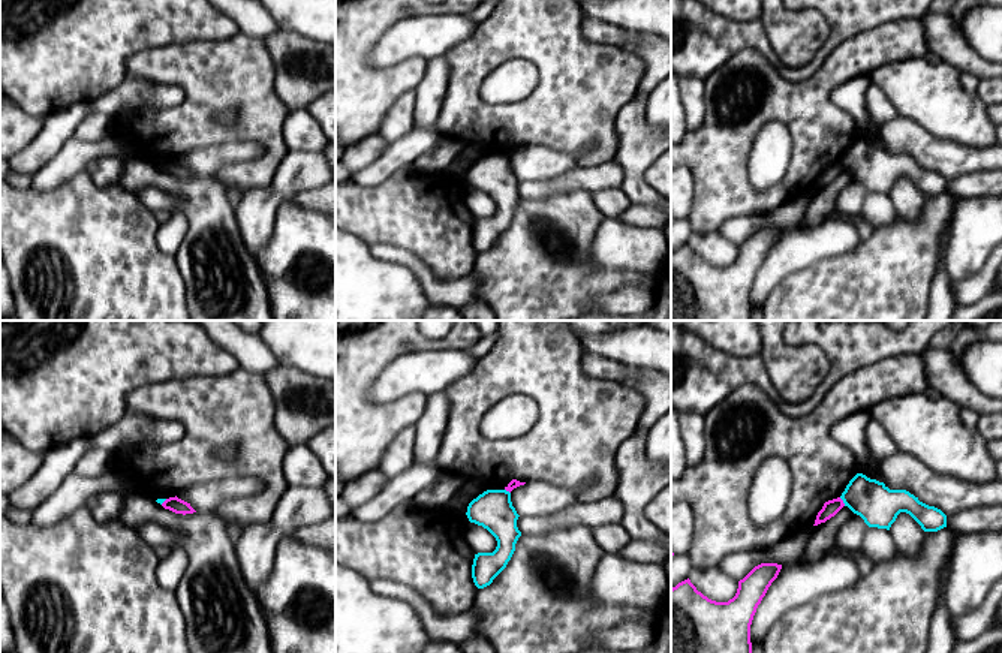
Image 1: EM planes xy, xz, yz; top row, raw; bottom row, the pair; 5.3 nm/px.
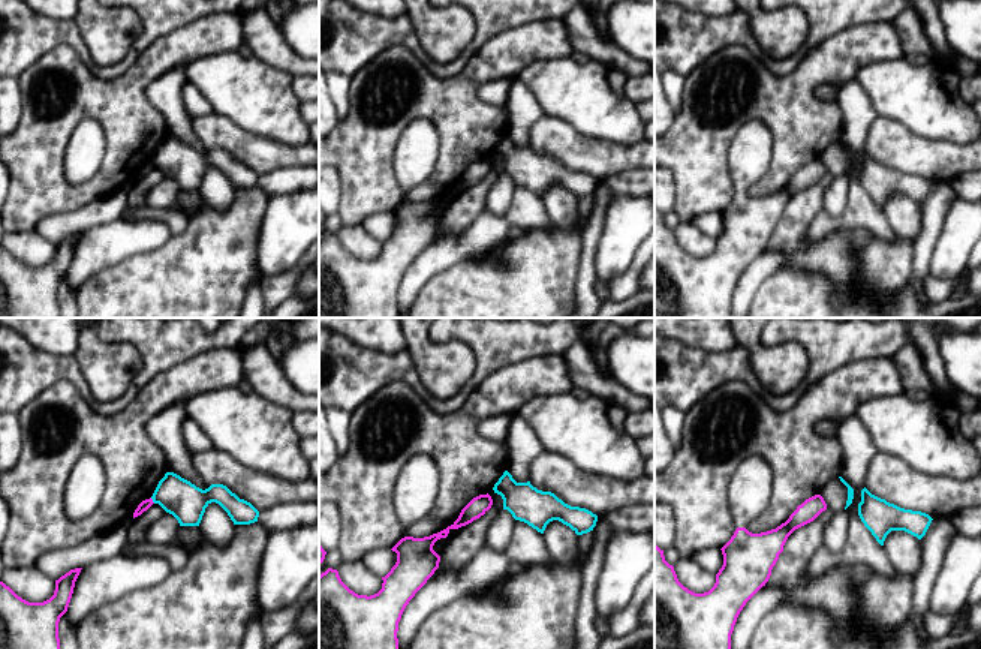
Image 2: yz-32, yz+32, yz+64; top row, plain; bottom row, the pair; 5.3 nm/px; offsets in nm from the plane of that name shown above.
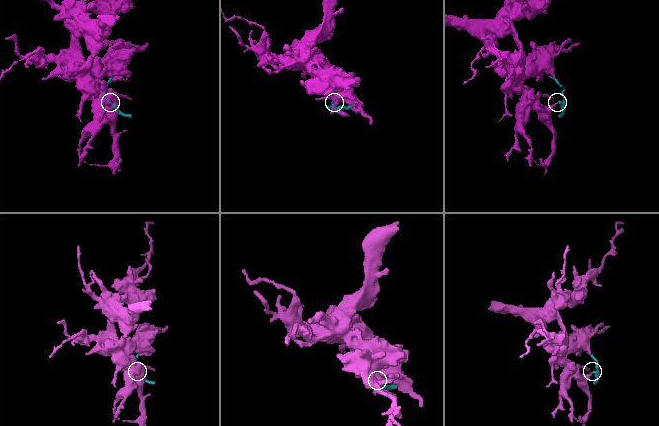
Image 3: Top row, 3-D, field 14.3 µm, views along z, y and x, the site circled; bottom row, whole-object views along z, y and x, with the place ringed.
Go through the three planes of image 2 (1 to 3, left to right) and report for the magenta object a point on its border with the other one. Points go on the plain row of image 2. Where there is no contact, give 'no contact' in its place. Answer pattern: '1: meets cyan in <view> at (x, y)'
1: meets cyan in yz-32 at (153, 165)
2: no contact
3: no contact

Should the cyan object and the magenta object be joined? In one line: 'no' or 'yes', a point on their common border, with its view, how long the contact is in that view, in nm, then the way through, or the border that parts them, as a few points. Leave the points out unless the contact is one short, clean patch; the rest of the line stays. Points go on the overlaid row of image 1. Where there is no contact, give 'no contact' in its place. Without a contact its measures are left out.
no; meets cyan in yz at (843, 502); contact 60 nm long; border along yz (839, 497), (845, 505)

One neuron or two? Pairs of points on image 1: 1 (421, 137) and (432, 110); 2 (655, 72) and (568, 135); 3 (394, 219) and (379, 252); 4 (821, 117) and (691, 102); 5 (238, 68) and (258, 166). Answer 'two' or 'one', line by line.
1: two
2: two
3: two
4: two
5: one

